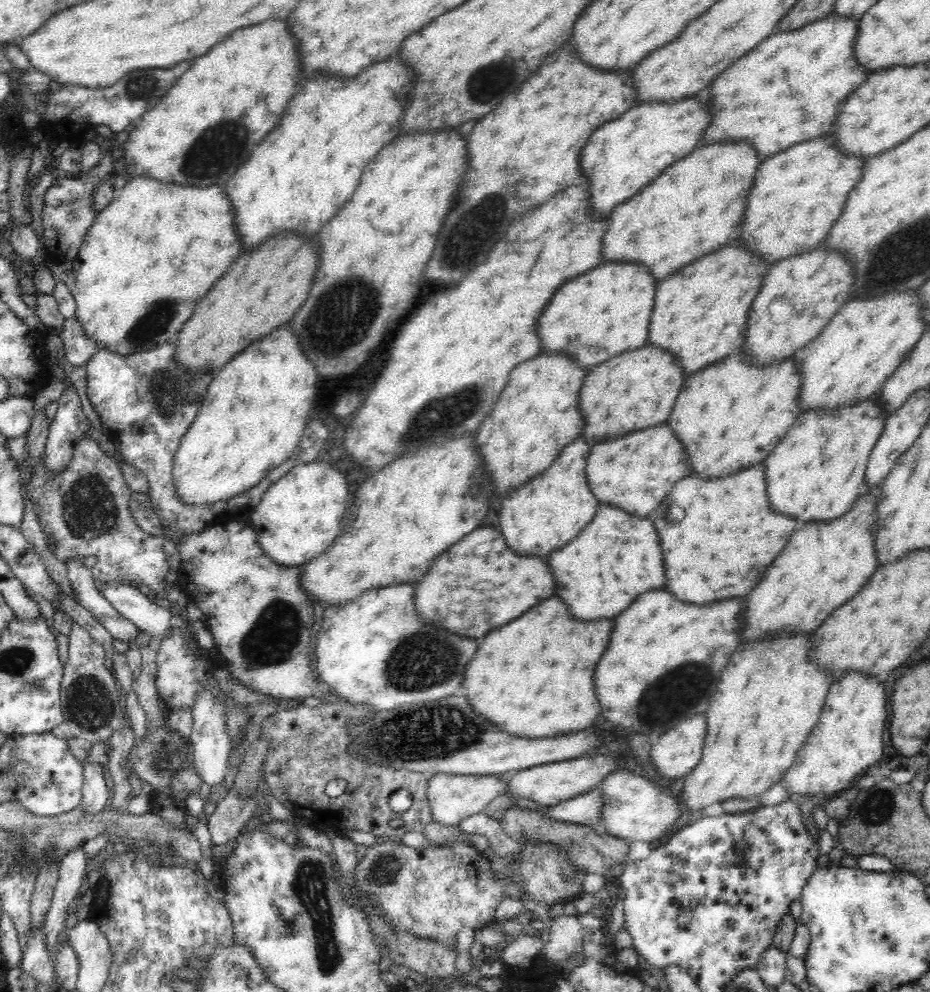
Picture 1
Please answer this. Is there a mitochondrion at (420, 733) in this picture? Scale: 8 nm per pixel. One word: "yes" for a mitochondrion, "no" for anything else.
yes

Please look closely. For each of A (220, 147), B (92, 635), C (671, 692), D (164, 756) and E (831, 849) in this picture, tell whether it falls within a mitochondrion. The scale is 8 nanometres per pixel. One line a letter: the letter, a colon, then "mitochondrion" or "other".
A: mitochondrion
B: other
C: mitochondrion
D: mitochondrion
E: other

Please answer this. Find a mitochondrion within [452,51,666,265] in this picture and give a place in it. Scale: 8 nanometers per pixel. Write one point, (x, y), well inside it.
(487, 84)

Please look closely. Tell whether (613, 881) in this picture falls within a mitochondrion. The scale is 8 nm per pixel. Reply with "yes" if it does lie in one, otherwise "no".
no

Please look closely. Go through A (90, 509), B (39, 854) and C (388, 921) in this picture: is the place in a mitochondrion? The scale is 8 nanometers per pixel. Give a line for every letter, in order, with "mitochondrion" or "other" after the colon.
A: mitochondrion
B: mitochondrion
C: other

